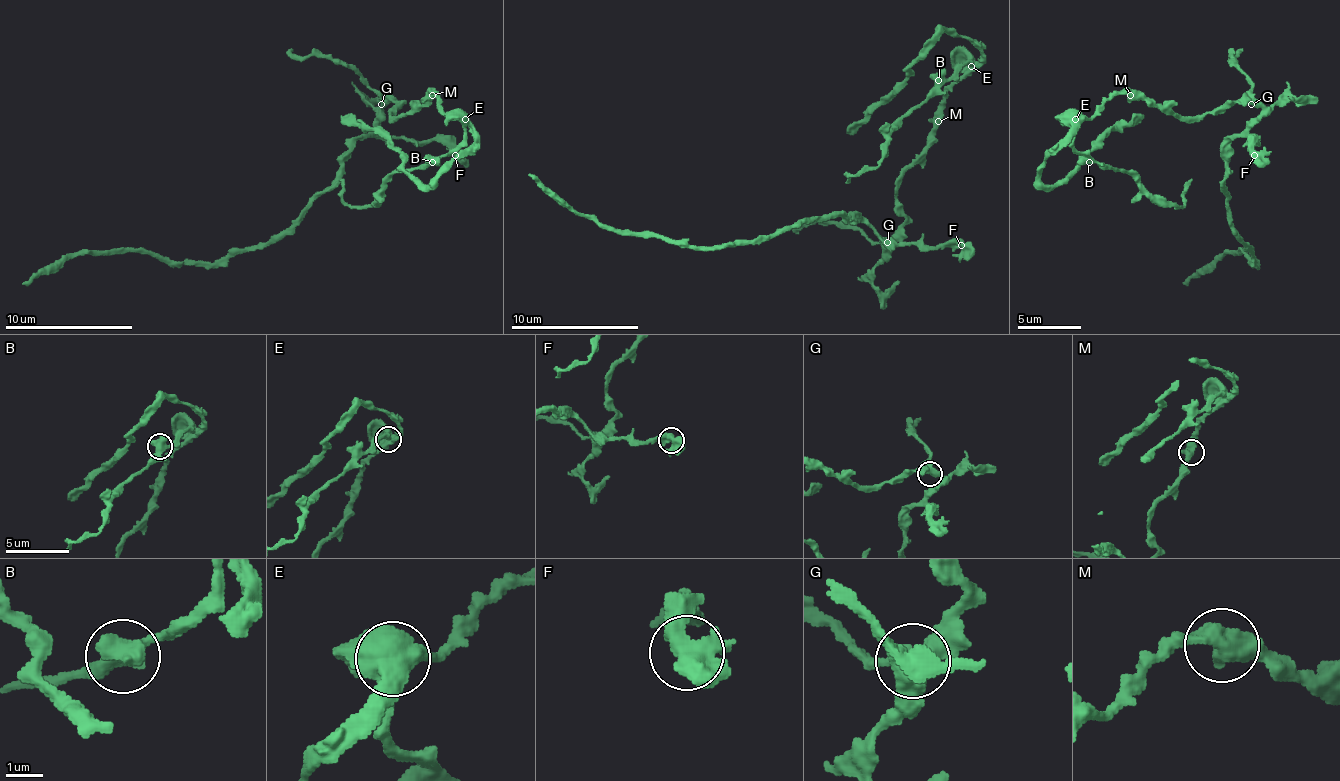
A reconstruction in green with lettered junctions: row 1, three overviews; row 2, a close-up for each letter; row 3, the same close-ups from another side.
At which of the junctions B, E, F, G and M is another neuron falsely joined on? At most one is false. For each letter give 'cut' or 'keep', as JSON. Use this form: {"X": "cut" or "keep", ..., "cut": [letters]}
{"B": "keep", "E": "cut", "F": "keep", "G": "keep", "M": "keep", "cut": ["E"]}

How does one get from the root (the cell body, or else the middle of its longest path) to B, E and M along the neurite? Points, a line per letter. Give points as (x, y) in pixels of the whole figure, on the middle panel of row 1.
B: (887, 252), (903, 220), (897, 198), (900, 172), (922, 150), (942, 99), (974, 70), (961, 64), (938, 80)
E: (887, 252), (903, 220), (903, 207), (897, 198), (900, 172), (922, 150), (942, 99), (970, 67)
M: (887, 252), (897, 236), (897, 226), (903, 220), (903, 207), (897, 198), (900, 172), (922, 150), (938, 121)

